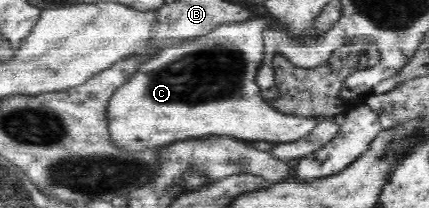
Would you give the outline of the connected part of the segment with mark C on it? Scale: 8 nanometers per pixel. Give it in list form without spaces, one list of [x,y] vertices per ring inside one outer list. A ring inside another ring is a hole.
[[[249,19],[249,23],[230,23],[200,38],[162,48],[159,54],[140,65],[139,71],[111,97],[108,103],[108,131],[112,143],[125,151],[145,151],[157,145],[172,144],[189,138],[209,134],[237,135],[237,139],[254,142],[267,141],[279,144],[303,139],[309,135],[321,117],[285,115],[271,108],[261,97],[262,89],[255,81],[264,59],[265,23],[263,19]],[[215,101],[231,101],[231,105],[215,105]]]

